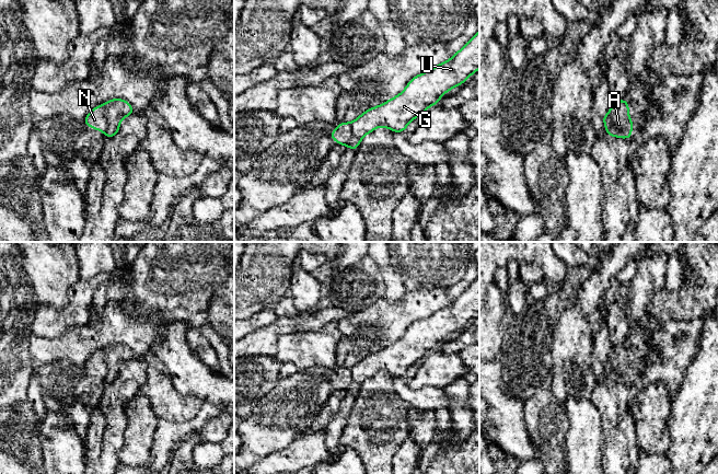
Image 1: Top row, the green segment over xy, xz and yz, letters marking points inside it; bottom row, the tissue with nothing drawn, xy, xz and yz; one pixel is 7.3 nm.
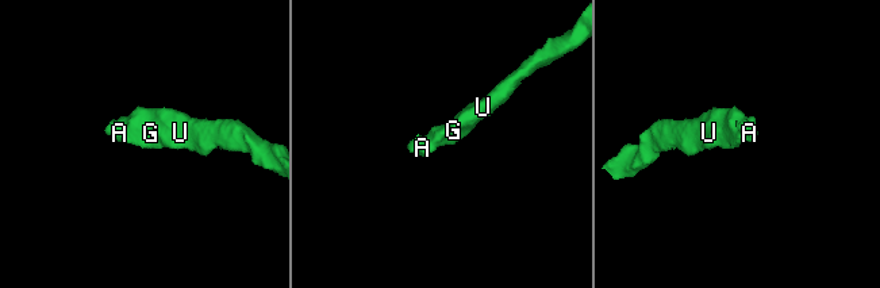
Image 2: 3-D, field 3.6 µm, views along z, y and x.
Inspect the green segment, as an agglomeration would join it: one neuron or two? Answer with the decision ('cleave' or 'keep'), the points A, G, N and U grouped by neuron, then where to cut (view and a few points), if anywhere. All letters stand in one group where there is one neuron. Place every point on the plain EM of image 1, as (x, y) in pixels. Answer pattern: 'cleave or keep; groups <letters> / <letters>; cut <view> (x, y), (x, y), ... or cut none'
cleave; groups A G U / N; cut xy (103, 350), (106, 367), (105, 377)

